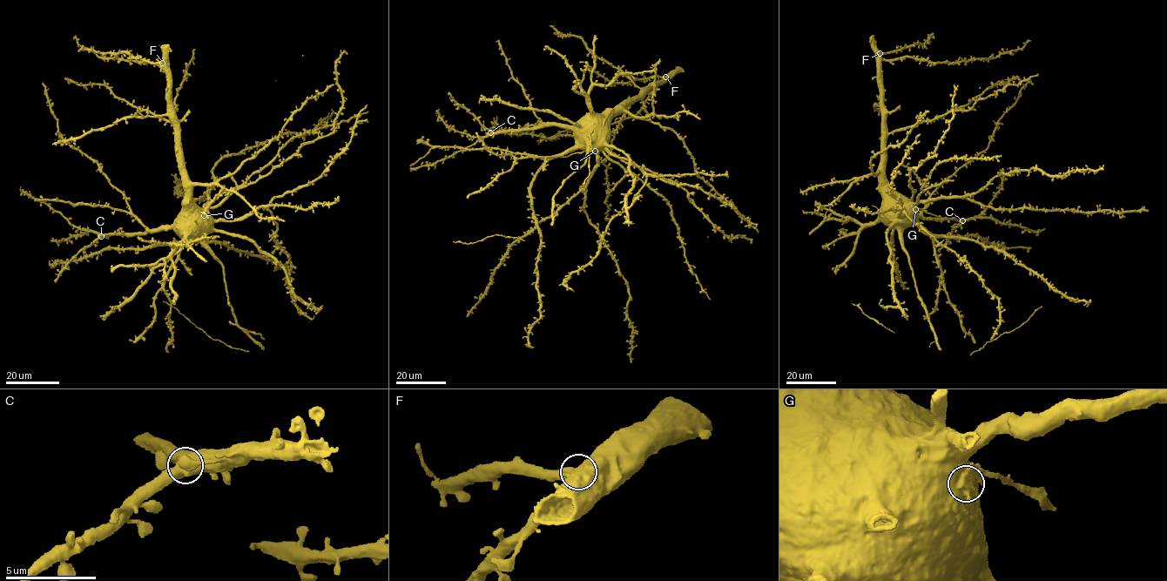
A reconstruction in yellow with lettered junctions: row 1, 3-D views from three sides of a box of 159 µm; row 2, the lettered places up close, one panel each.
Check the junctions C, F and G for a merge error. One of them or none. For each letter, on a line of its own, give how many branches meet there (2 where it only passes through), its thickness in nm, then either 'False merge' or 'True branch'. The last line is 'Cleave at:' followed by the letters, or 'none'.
C: Branches: 2. Thickness 650 nm. True branch
F: Branches: 2. Thickness 700 nm. True branch
G: Branches: 2. Thickness 700 nm. False merge
Cleave at: G

